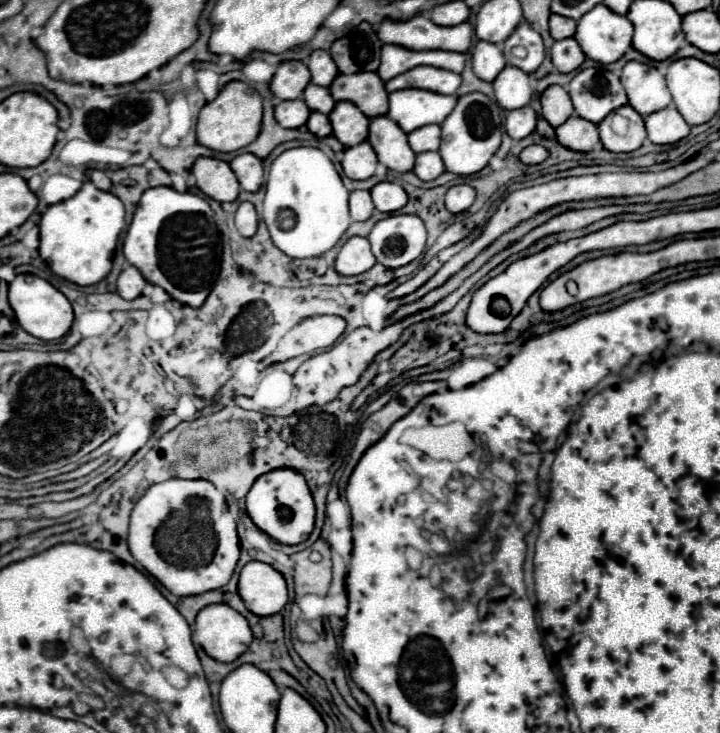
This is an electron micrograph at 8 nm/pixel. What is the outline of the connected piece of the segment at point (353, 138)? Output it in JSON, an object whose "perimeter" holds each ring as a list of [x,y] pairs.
{"perimeter":[[[337,102],[333,112],[329,114],[331,126],[333,126],[333,136],[347,148],[357,146],[367,140],[367,128],[369,128],[369,118],[349,102]]]}

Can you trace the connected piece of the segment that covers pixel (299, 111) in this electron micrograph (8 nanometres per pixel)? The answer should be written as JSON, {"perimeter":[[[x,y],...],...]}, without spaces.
{"perimeter":[[[297,98],[297,100],[285,100],[281,104],[275,106],[275,120],[283,126],[283,128],[299,128],[307,122],[311,110],[307,108],[307,104]]]}

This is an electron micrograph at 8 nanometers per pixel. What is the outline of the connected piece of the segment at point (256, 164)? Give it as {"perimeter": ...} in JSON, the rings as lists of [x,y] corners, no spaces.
{"perimeter":[[[239,154],[233,162],[231,168],[241,184],[243,190],[247,192],[257,192],[263,186],[263,166],[261,160],[253,154]]]}

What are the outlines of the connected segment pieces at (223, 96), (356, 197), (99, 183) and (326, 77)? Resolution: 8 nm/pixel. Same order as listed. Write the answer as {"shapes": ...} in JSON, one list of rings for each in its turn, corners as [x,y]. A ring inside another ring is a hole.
{"shapes":[[[[229,82],[213,102],[207,102],[197,122],[197,142],[215,152],[235,152],[249,146],[261,130],[261,96],[245,82]]],[[[355,190],[349,196],[349,210],[353,220],[367,220],[373,216],[375,206],[371,200],[371,194],[367,190]]],[[[89,170],[89,180],[99,188],[99,190],[105,190],[105,192],[109,192],[111,190],[111,180],[109,180],[109,176],[107,176],[107,172],[103,172],[103,170]]],[[[315,50],[309,58],[309,70],[311,70],[311,82],[317,86],[329,86],[335,76],[339,74],[337,64],[333,64],[333,58],[325,50]]]]}

